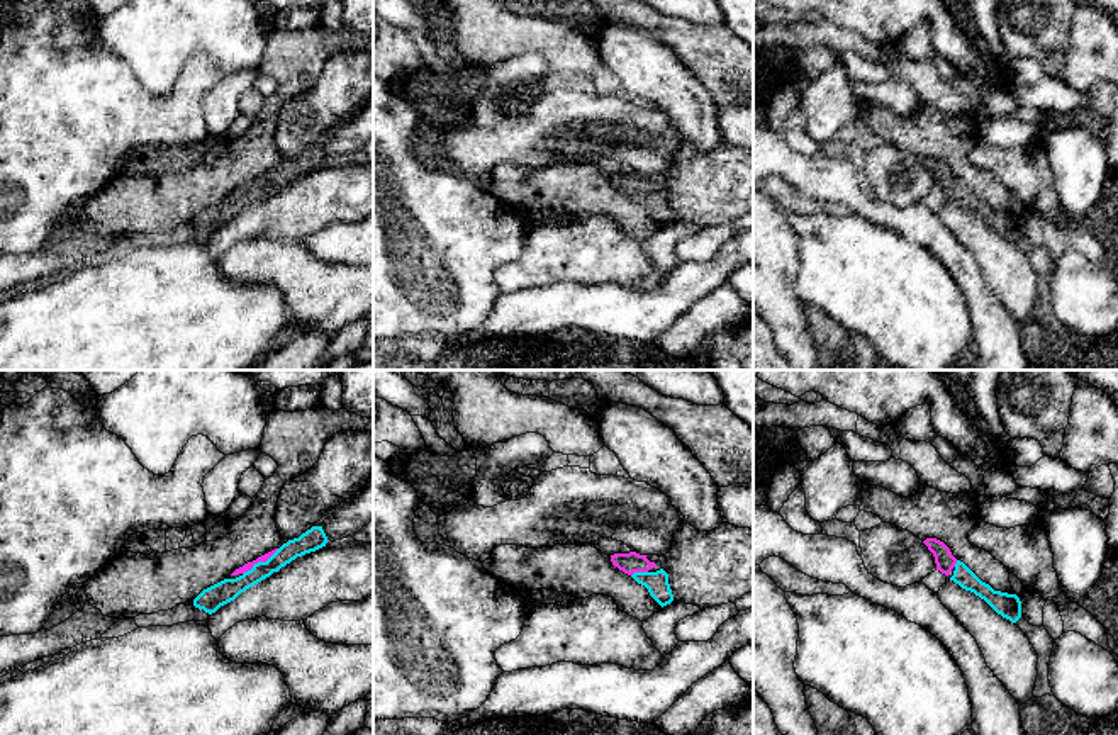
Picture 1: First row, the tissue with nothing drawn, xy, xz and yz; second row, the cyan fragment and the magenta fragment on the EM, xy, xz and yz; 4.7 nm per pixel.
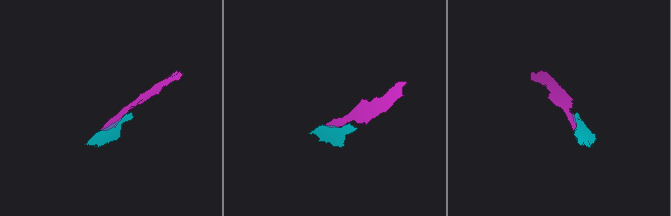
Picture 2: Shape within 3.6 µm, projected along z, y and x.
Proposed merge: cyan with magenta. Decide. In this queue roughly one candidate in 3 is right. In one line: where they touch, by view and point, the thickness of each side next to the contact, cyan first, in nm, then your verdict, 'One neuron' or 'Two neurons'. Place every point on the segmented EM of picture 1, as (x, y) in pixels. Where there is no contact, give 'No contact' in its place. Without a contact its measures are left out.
Touches cyan at xy (260, 562). Thickness 110 nm (cyan) against 40 nm. One neuron

